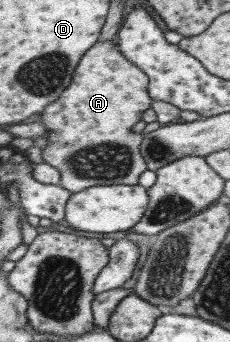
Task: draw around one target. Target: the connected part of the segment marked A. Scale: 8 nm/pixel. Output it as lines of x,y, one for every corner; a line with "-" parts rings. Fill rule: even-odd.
107,40
97,41
83,54
72,77
59,98
39,112
40,122
49,130
45,138
49,143
41,150
43,163
57,169
59,185
71,194
94,185
137,184
139,175
147,170
138,150
143,133
131,132
129,128
141,119
145,109
151,107
147,76
123,57
123,54
119,54
118,45
112,45
111,40

